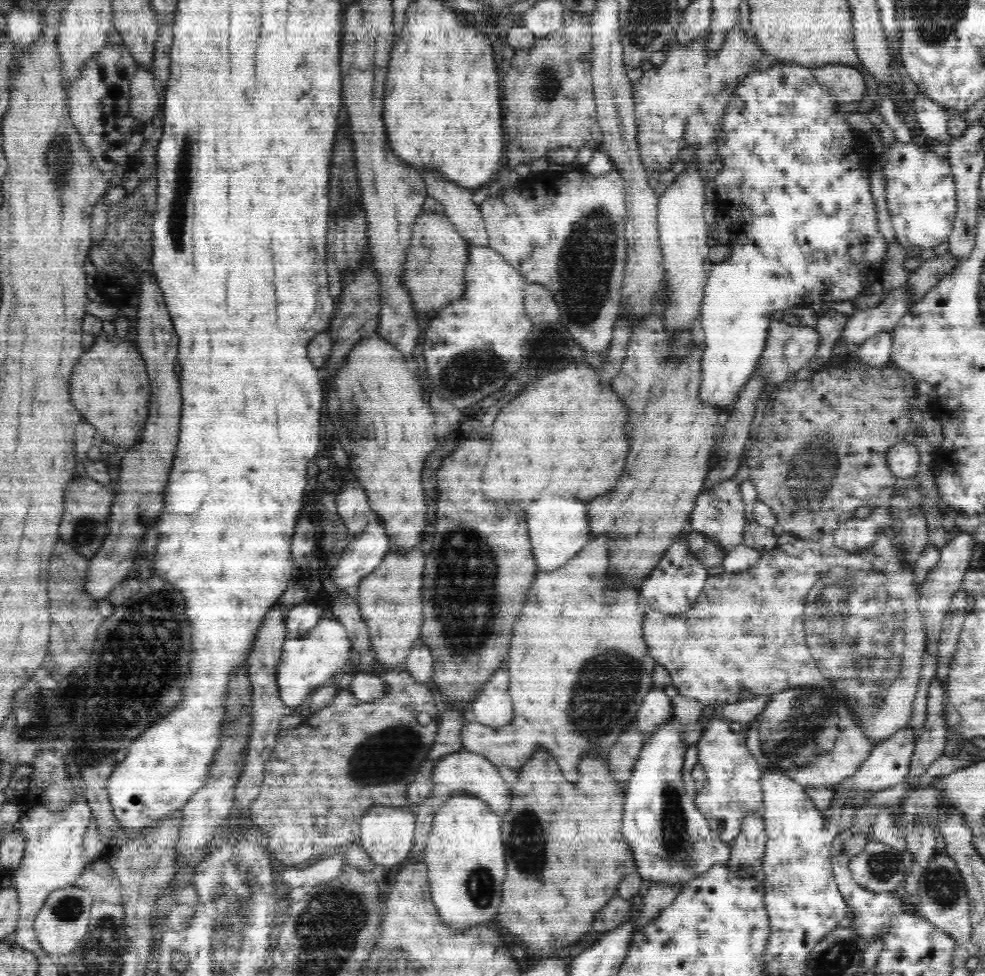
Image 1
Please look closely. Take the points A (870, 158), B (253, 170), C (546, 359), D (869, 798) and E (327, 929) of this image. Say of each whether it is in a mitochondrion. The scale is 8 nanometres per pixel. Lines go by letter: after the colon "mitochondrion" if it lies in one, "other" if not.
A: other
B: other
C: other
D: other
E: mitochondrion

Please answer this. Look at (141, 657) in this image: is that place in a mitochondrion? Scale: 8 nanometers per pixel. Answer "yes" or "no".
yes

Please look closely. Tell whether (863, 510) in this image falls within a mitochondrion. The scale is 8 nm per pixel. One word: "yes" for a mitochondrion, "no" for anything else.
no

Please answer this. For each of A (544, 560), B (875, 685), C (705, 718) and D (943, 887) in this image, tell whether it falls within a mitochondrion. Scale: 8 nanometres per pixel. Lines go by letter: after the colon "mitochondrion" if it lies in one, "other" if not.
A: other
B: mitochondrion
C: other
D: mitochondrion

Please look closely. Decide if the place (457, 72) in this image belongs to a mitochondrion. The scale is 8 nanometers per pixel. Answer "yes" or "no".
no

